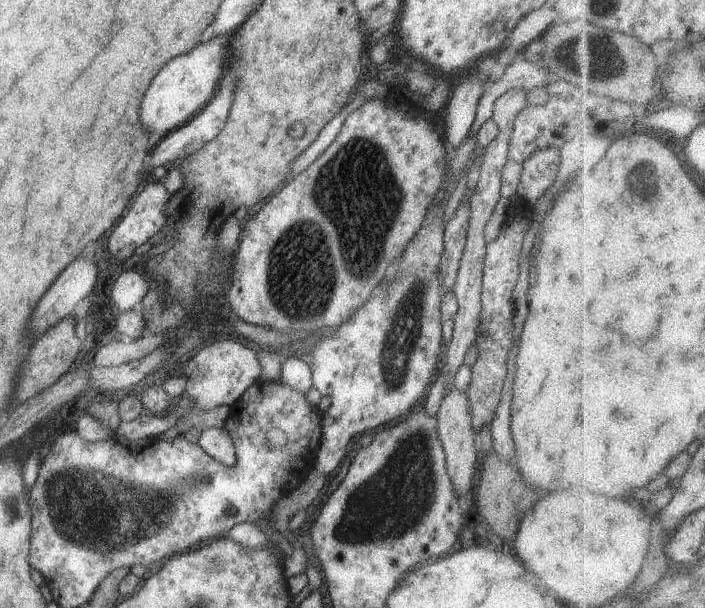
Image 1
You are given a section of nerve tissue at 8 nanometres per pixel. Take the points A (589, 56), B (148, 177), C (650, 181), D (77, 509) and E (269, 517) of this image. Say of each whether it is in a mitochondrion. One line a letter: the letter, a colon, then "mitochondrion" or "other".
A: mitochondrion
B: other
C: mitochondrion
D: mitochondrion
E: other

